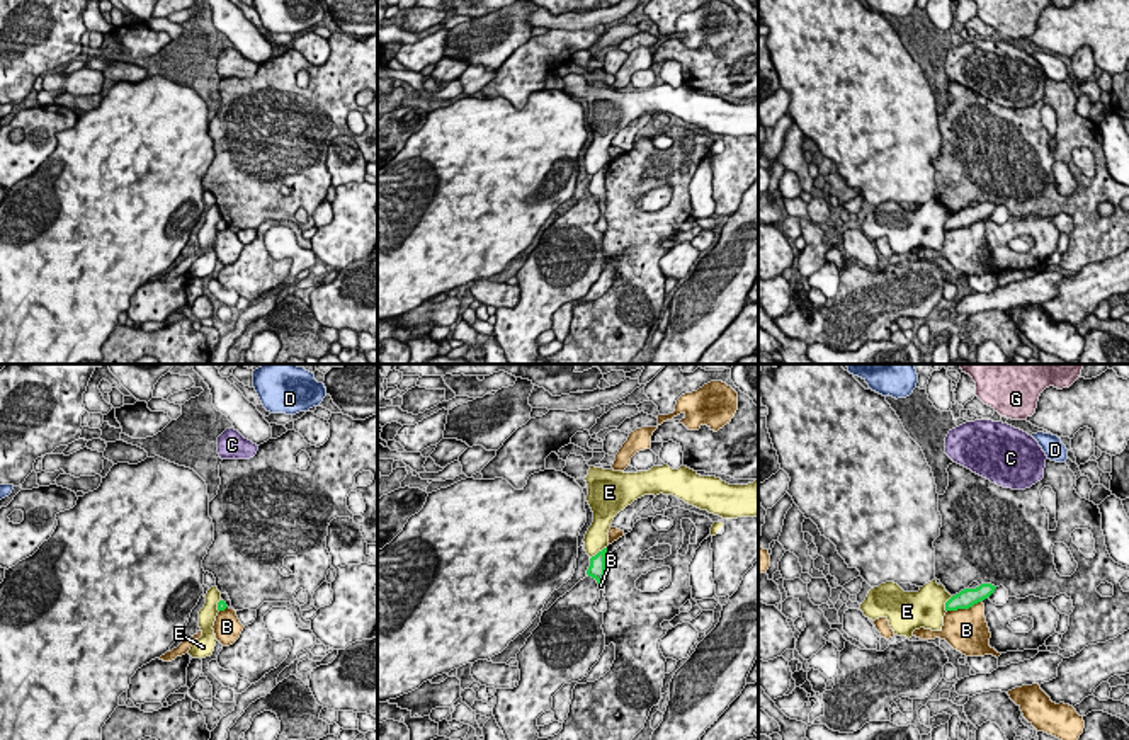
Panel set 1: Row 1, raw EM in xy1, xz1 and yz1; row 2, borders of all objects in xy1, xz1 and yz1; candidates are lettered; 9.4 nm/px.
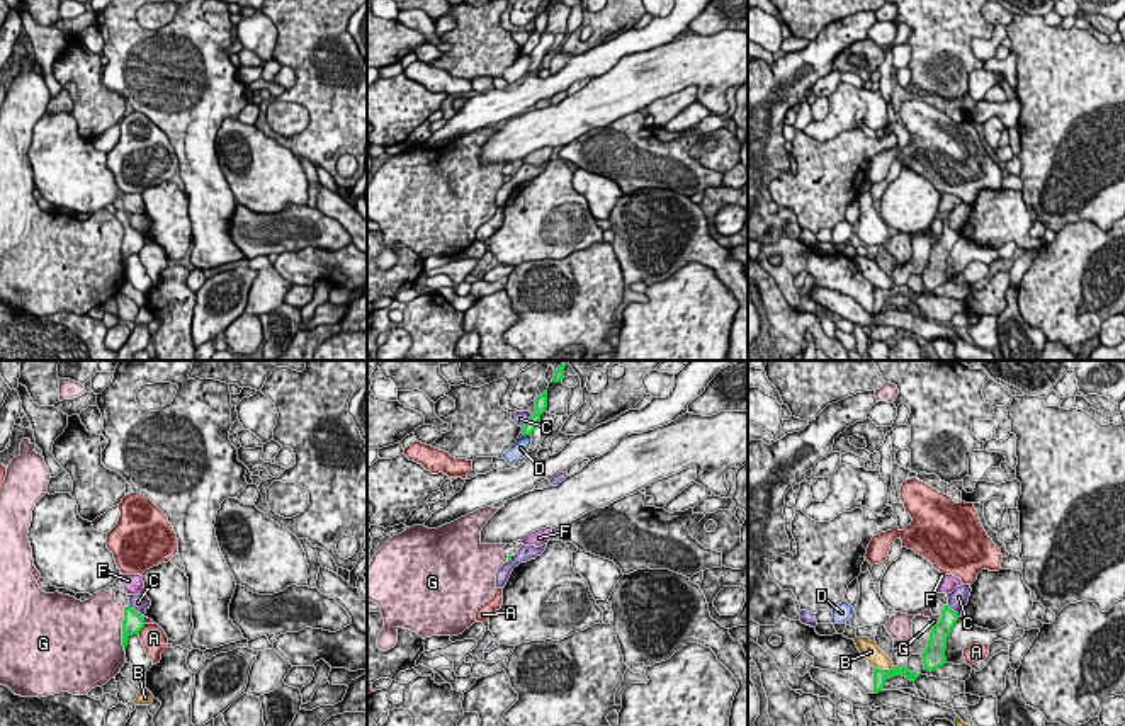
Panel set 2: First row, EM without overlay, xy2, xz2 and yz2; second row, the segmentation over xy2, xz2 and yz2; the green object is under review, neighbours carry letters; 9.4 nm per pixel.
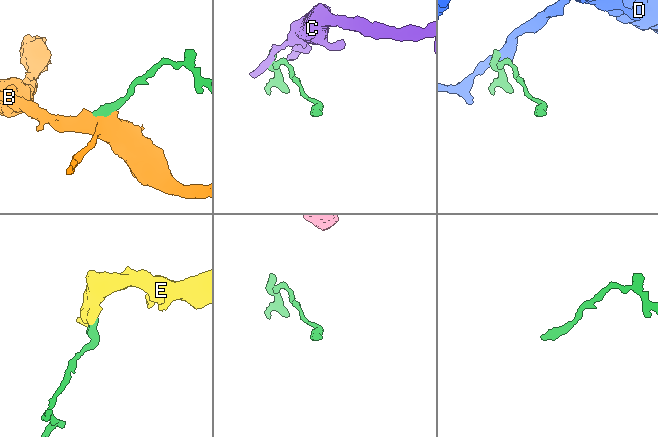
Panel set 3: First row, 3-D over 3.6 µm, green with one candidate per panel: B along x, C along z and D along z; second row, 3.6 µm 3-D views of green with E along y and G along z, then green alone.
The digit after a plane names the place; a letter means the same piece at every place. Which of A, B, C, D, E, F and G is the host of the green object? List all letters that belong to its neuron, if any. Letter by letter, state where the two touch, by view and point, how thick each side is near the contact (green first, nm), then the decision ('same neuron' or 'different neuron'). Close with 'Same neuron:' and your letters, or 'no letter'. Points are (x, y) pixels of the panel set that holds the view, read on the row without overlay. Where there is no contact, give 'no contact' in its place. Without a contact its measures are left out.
A: meets green in xy2 at (141, 247); 200 nm thick on the green side, 240 nm on the other; different neuron
B: meets green in yz1 at (963, 227); 180 nm thick on the green side, 420 nm on the other; different neuron
C: meets green in xy2 at (135, 230); 200 nm thick on the green side, 160 nm on the other; different neuron
D: meets green in xz2 at (527, 53); 120 nm thick on the green side, 160 nm on the other; different neuron
E: meets green in xz1 at (599, 170); 160 nm thick on the green side, 220 nm on the other; different neuron
F: meets green in xy2 at (143, 240); 200 nm thick on the green side, 60 nm on the other; different neuron
G: meets green in xy2 at (123, 249); 200 nm thick on the green side, 480 nm on the other; different neuron
Same neuron: no letter

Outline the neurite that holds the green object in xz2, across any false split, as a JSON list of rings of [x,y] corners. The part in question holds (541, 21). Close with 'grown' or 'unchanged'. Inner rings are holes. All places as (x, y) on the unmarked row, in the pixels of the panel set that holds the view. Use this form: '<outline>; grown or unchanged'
[[[547,9],[535,17],[535,27],[534,27],[535,31],[532,32],[529,41],[522,46],[523,54],[532,54],[532,51],[537,48],[537,44],[540,41],[540,34],[546,31],[546,27],[547,27]]]; unchanged

